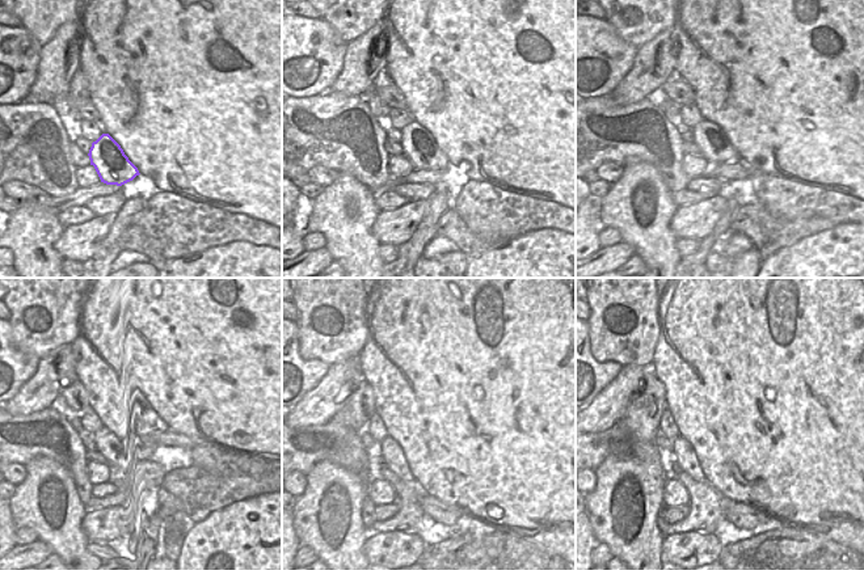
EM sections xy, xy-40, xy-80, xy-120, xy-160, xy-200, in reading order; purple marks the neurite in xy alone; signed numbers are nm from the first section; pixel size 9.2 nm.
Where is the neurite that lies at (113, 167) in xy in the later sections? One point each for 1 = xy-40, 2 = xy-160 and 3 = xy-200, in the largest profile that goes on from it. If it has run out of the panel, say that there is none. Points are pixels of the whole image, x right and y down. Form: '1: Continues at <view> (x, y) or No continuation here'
1: Continues at xy-40 (407, 167)
2: Continues at xy-160 (391, 452)
3: Continues at xy-200 (685, 455)

